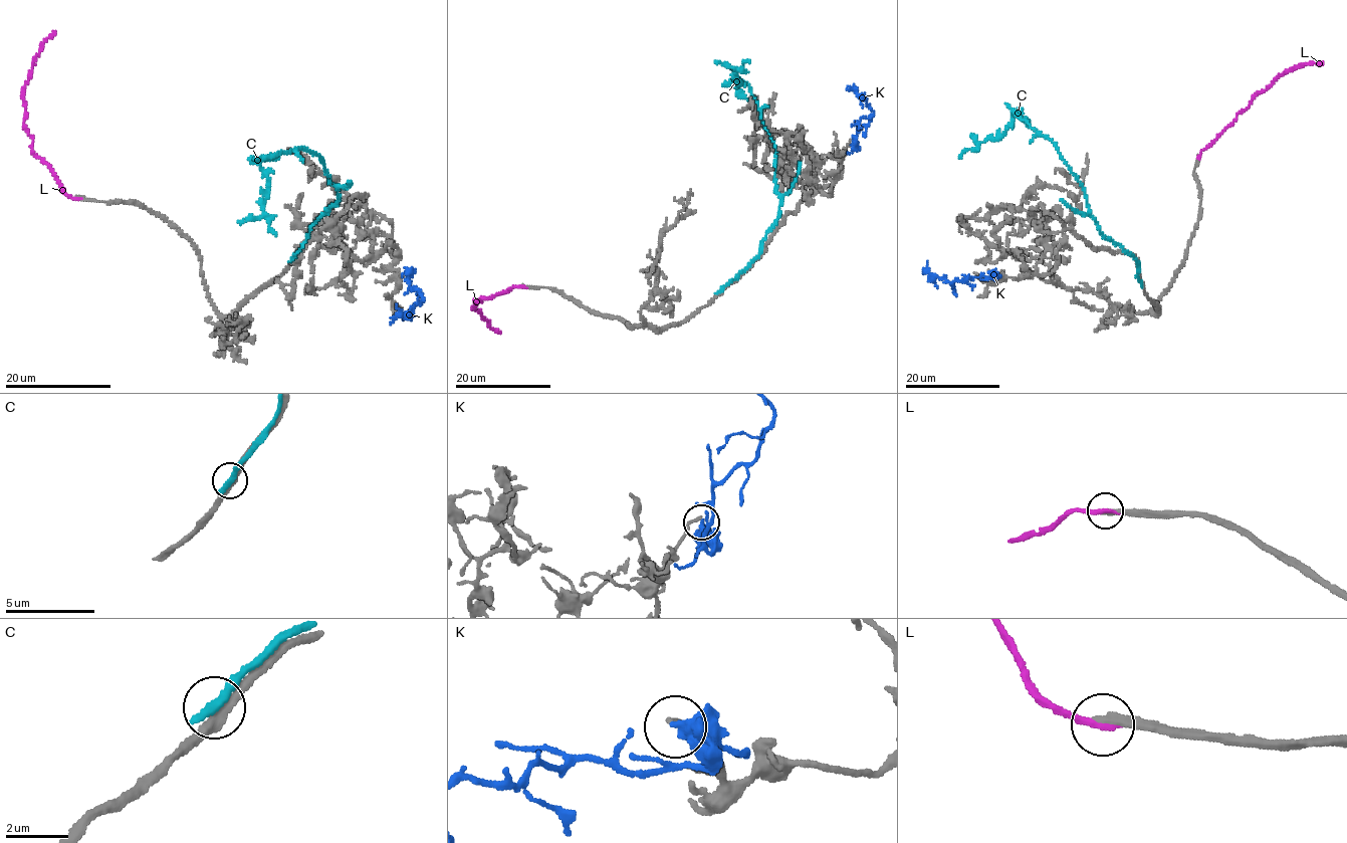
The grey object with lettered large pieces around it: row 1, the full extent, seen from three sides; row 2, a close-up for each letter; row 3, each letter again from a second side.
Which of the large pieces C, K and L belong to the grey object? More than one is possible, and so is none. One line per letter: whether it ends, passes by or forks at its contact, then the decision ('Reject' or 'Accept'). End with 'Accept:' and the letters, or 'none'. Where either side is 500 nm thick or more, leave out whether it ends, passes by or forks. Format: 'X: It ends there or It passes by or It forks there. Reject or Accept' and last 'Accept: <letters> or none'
C: It ends there. Reject
K: Reject
L: It ends there. Reject
Accept: none

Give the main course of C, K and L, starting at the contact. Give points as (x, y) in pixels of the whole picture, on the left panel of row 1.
C: (293, 257), (318, 216), (339, 201), (319, 155), (300, 148), (263, 158), (262, 205), (276, 235)
K: (406, 274), (411, 274), (409, 287), (420, 291), (422, 300), (404, 313), (399, 312), (395, 302)
L: (76, 198), (69, 197), (34, 155), (32, 138), (24, 126), (24, 83), (34, 59), (56, 30)

